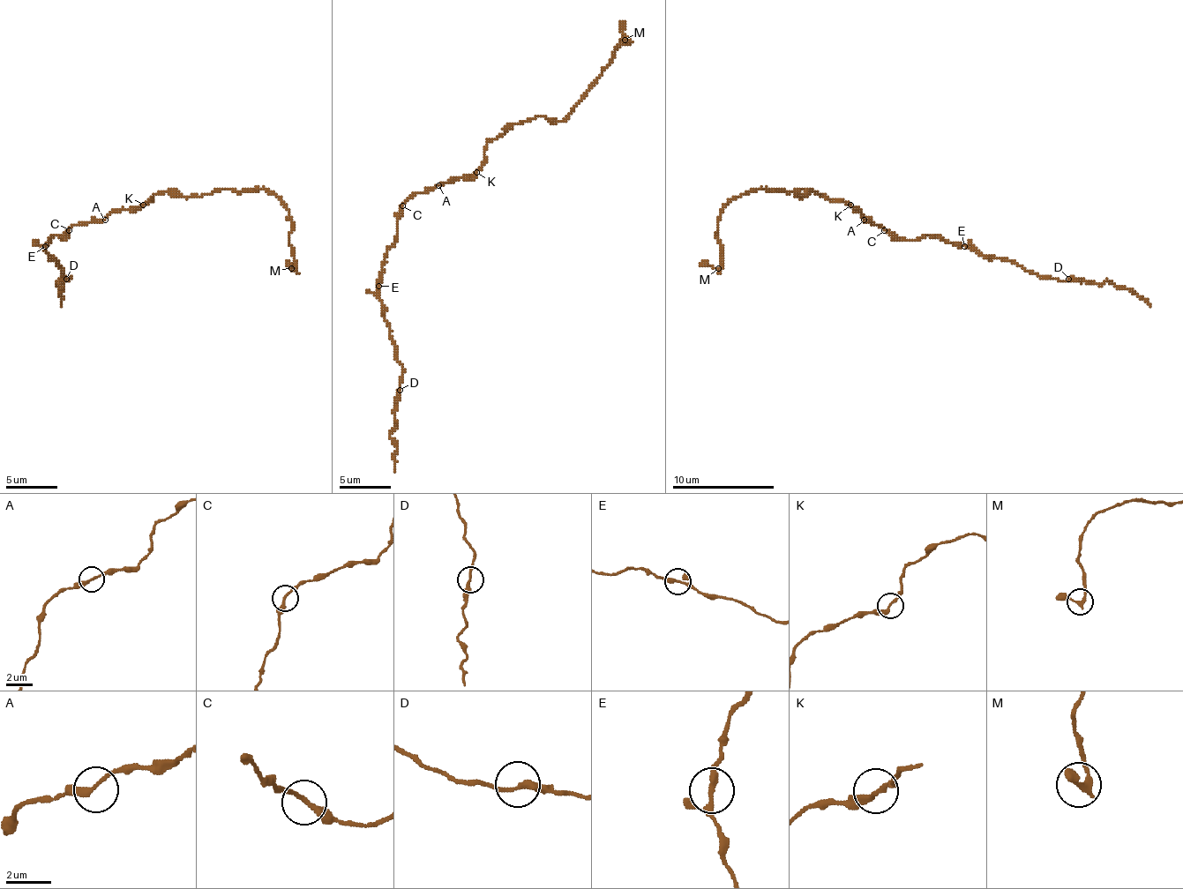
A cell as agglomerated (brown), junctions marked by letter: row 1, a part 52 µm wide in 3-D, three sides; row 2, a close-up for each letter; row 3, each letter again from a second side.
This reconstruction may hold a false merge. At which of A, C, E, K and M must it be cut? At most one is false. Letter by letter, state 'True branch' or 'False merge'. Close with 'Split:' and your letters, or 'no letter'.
A: True branch
C: True branch
E: True branch
K: True branch
M: True branch
Split: no letter

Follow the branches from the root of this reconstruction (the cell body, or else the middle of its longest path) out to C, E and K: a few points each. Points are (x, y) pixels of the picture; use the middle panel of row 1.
C: (438, 185), (428, 188), (423, 193), (415, 193), (402, 205)
E: (438, 185), (415, 193), (402, 205), (397, 220), (397, 242), (387, 251), (379, 272), (379, 285)
K: (438, 185), (461, 177), (471, 177), (476, 172)

